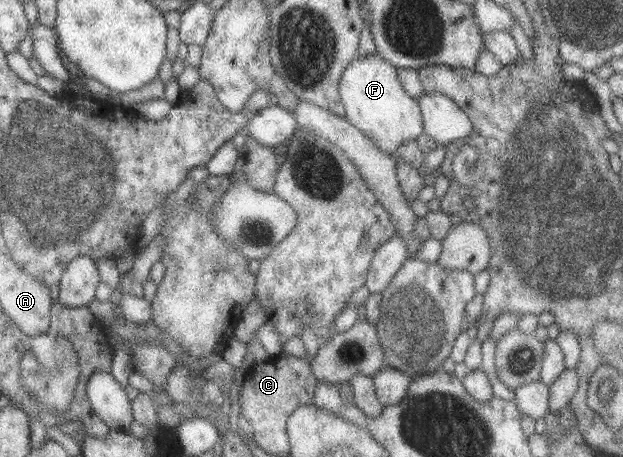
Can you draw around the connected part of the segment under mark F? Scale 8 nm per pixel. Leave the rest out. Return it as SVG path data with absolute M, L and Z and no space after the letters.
M376 53L363 59L354 59L345 66L338 83L338 97L347 123L359 129L383 153L395 152L399 145L415 140L422 133L416 99L403 91L397 78L397 68L383 61Z

